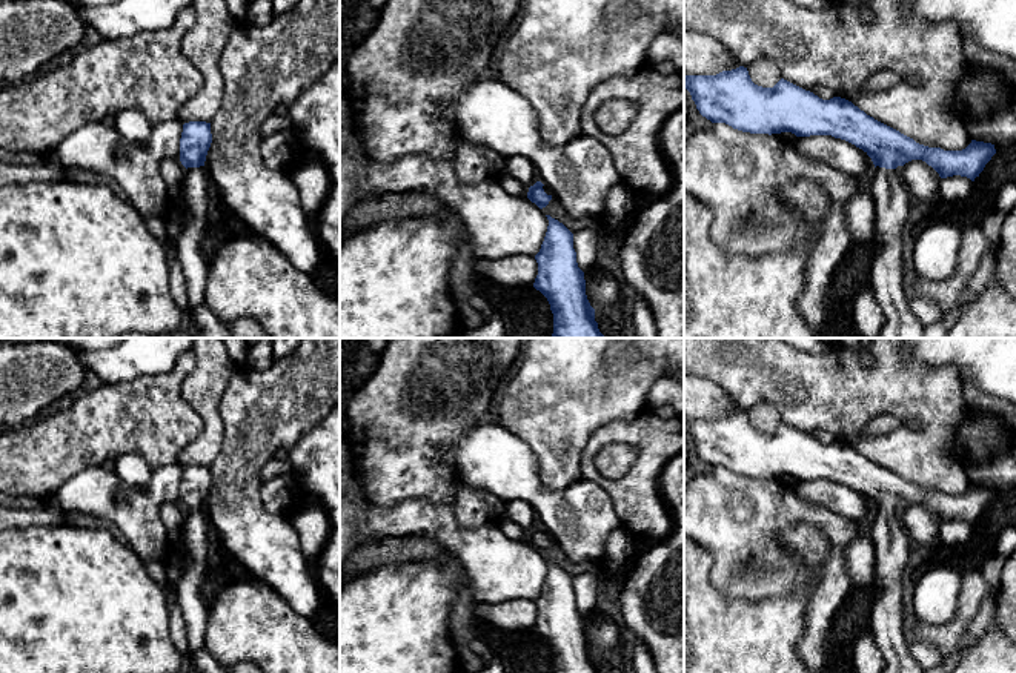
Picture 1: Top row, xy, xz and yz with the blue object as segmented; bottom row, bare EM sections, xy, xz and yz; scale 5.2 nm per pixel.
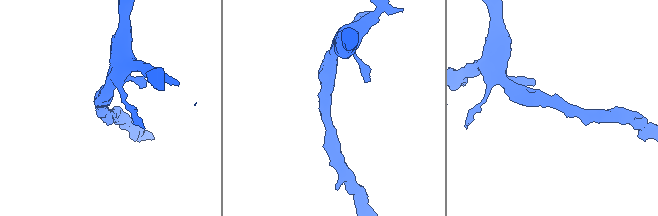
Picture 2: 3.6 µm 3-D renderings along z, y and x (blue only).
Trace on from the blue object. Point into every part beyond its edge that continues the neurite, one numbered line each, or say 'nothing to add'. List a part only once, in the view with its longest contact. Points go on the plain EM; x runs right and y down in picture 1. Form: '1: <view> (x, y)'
1: yz (892, 546)

